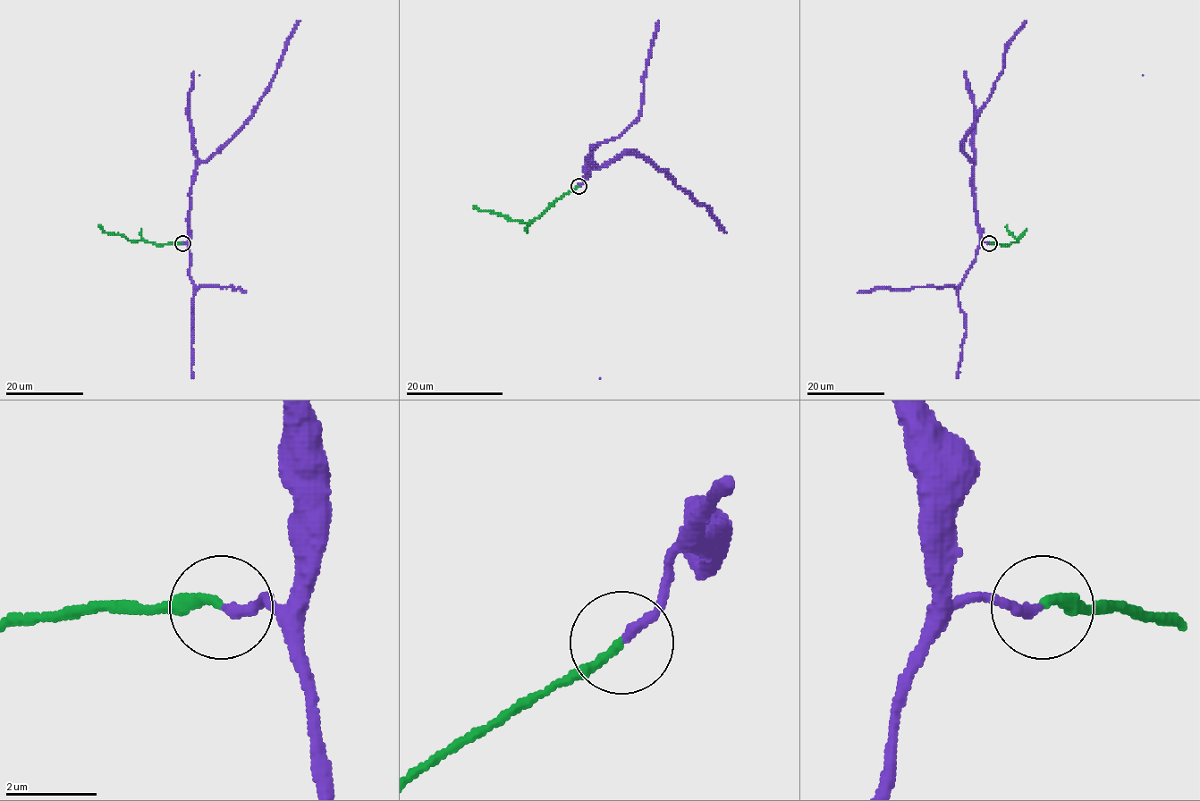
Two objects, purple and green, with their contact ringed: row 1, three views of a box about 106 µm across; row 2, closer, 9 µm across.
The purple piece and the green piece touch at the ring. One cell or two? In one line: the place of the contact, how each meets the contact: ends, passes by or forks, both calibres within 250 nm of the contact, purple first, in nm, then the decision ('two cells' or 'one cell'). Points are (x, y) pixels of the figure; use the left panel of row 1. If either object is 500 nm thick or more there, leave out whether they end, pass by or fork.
place (182, 243); purple ends; green ends; calibres 240 and 200 nm; one cell

